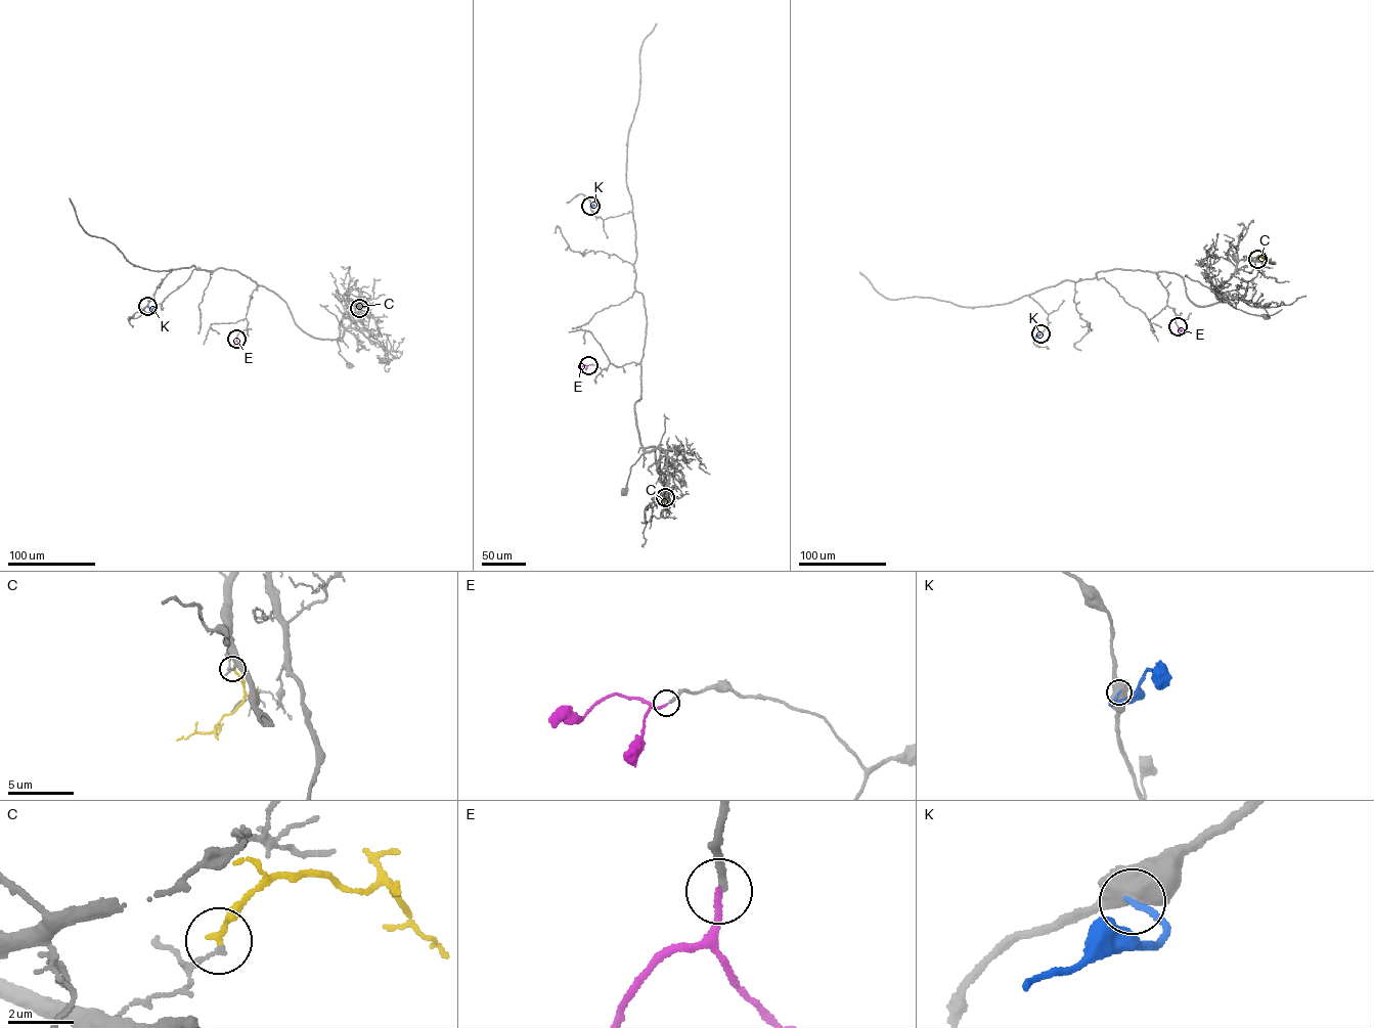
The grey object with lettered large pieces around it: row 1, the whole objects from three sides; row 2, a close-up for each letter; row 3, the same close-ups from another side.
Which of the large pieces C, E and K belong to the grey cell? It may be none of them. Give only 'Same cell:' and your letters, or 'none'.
Same cell: E

